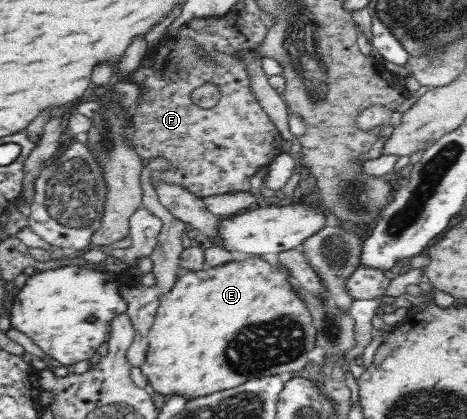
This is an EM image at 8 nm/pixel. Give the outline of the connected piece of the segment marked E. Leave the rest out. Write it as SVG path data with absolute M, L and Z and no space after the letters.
M263 256L231 260L203 270L183 270L168 292L160 297L147 337L149 347L145 363L140 368L142 375L148 377L148 383L155 391L165 396L183 394L192 398L233 389L248 379L277 374L288 377L293 371L303 369L309 363L307 353L316 346L317 330L311 310L299 296L291 277L281 263L273 265Z

